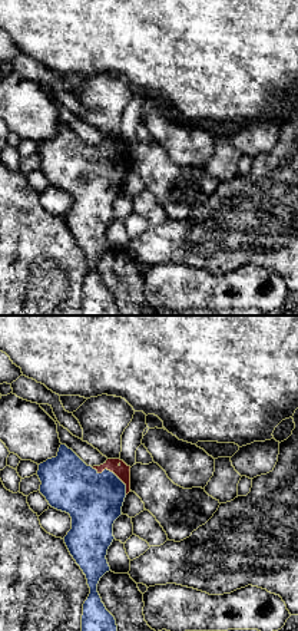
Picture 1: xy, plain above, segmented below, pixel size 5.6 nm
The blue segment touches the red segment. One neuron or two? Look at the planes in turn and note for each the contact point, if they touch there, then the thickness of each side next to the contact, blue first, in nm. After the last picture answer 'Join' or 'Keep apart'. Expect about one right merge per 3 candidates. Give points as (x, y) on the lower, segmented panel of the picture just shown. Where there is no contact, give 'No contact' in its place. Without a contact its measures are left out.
Touches blue at (113, 473). Thickness 320 nm (blue) against 80 nm

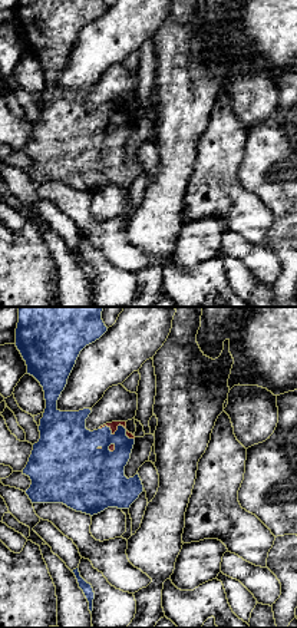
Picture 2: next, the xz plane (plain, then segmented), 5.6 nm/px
Touches blue at (118, 426). Thickness 220 nm (blue) against 50 nm

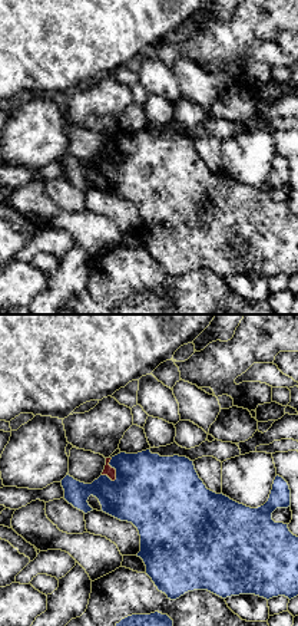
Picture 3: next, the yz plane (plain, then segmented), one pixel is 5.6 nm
Touches blue at (115, 468). Thickness 420 nm (blue) against 60 nm

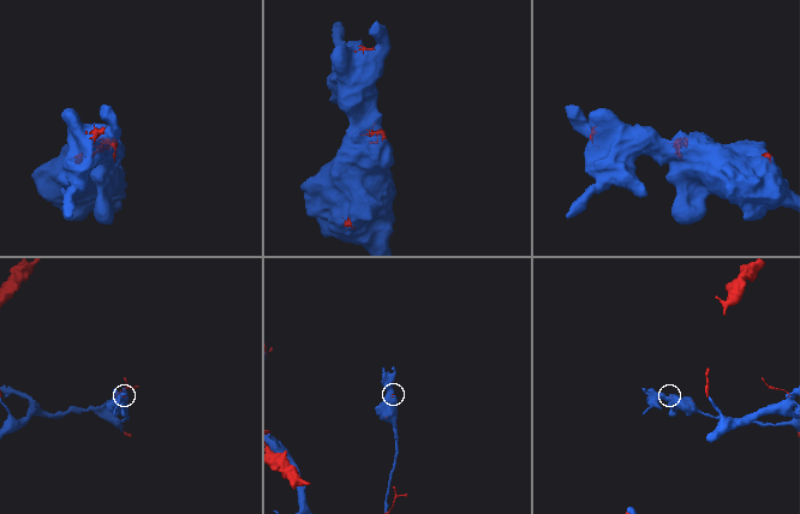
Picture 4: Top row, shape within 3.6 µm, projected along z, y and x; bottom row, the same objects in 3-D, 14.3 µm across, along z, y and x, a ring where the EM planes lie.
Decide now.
Join

